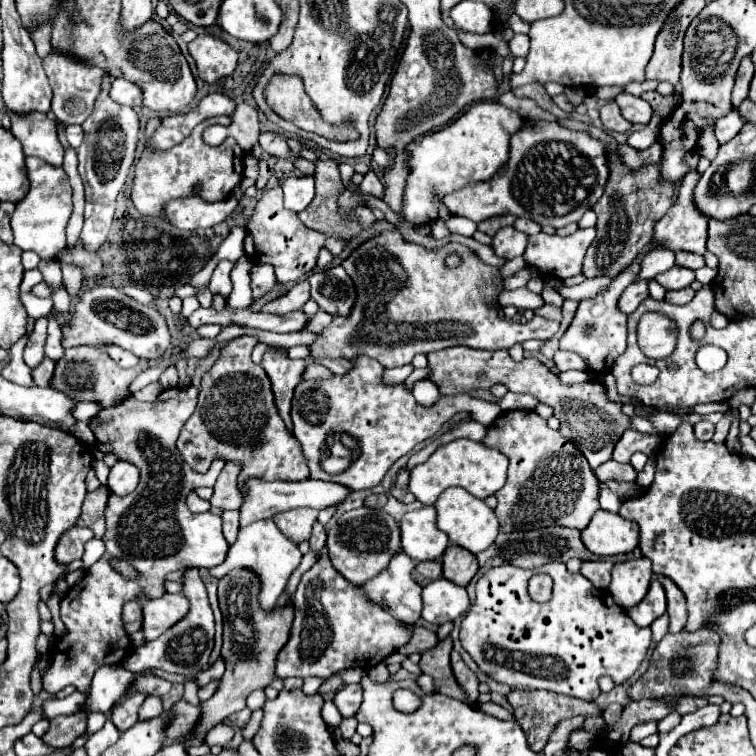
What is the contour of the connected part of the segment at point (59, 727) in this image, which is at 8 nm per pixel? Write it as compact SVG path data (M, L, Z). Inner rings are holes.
M83 710L69 714L69 716L55 716L49 722L51 722L51 726L49 726L47 734L43 736L43 742L47 742L49 746L55 746L55 748L71 746L75 742L75 738L79 738L87 730Z

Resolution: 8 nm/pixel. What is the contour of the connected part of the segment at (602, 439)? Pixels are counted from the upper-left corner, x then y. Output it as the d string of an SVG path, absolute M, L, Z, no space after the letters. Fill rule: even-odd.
M453 346L429 352L427 360L429 360L427 378L437 384L441 394L455 396L473 388L489 390L493 384L505 384L511 392L527 392L539 398L543 404L555 410L555 418L559 418L561 422L559 432L581 448L583 456L587 458L593 470L611 458L615 442L629 428L629 418L621 412L621 404L609 402L605 398L605 386L601 382L563 386L557 374L553 374L547 366L543 366L535 358L513 362L507 350L487 352L487 350L473 350L467 346Z

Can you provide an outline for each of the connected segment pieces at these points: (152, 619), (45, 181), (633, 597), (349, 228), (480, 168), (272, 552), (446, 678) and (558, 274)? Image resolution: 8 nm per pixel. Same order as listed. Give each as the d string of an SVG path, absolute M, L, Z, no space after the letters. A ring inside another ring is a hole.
M165 594L157 600L145 600L143 602L143 632L147 640L159 638L159 634L167 632L179 618L187 616L187 610L191 608L185 594Z
M27 158L25 162L31 190L21 202L17 202L17 208L11 214L15 244L21 250L31 250L39 254L41 258L57 258L57 254L65 248L65 226L73 212L69 176L61 166L51 166L41 158Z
M649 558L619 562L611 570L611 584L607 592L617 602L617 606L629 610L645 598L651 584L651 576L653 570Z
M329 158L329 160L319 160L319 162L317 162L317 168L315 168L315 198L313 198L311 206L307 206L307 210L299 212L299 220L301 220L307 228L319 230L319 232L325 234L327 238L333 236L333 238L339 238L339 240L343 240L343 242L349 242L351 238L359 236L359 234L361 234L363 230L367 230L377 218L373 216L371 208L359 208L349 220L341 222L335 204L337 204L337 198L339 198L339 194L341 194L343 188L345 188L345 186L343 186L343 182L341 182L341 178L339 178L339 166L337 166L337 162L331 160L331 158Z
M483 100L471 104L471 108L449 126L411 142L407 146L411 160L403 198L405 220L413 226L435 222L439 216L439 202L435 202L437 194L451 194L461 190L461 186L491 180L493 174L505 166L509 158L509 138L519 132L523 124L523 118L501 102Z
M259 520L259 522L253 522L251 526L245 526L239 530L237 534L237 540L235 544L229 548L229 554L227 554L227 560L215 568L209 568L209 574L211 576L217 576L221 578L223 574L227 574L229 570L233 568L251 568L259 578L261 578L261 592L259 592L259 602L265 610L271 610L281 592L285 590L287 586L287 580L291 576L291 572L301 564L301 550L297 548L295 542L291 542L277 526L273 520Z
M451 638L439 642L435 648L421 654L419 668L423 674L433 676L435 692L441 692L445 696L451 696L451 698L465 702L467 694L463 694L463 688L455 682L455 674L451 670L451 660L449 660L451 650L453 650Z
M595 228L577 230L569 236L539 232L529 236L525 260L529 266L541 270L543 278L569 278L581 274L581 264L587 248L595 238Z

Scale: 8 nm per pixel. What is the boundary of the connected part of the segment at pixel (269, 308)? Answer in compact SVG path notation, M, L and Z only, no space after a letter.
M303 280L299 282L295 288L291 288L285 296L271 300L269 304L265 304L265 312L273 312L273 314L287 314L293 310L301 310L303 304L309 300L309 282Z

